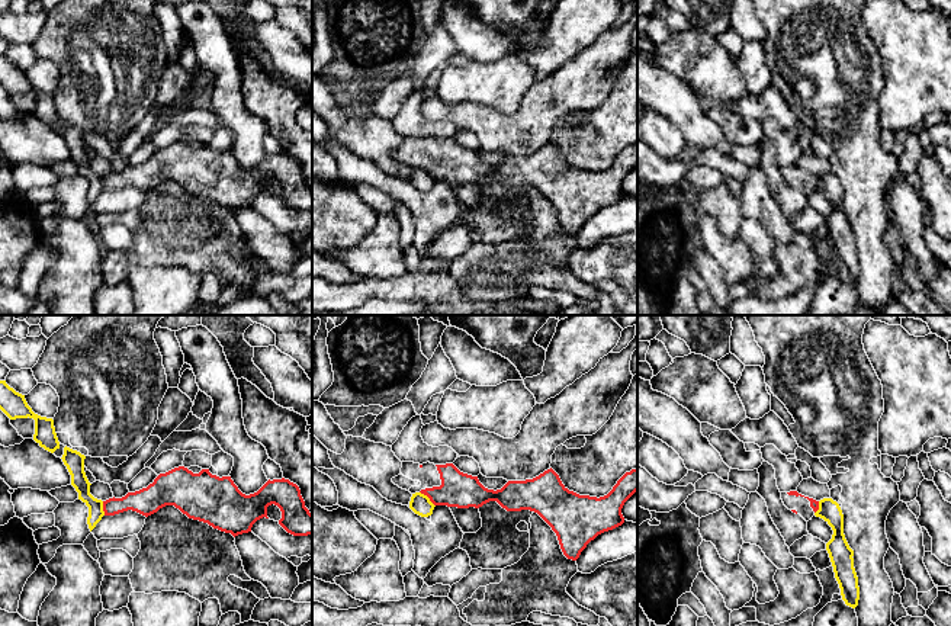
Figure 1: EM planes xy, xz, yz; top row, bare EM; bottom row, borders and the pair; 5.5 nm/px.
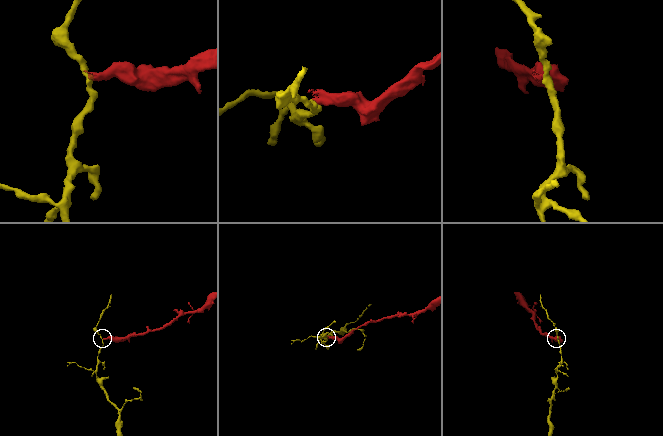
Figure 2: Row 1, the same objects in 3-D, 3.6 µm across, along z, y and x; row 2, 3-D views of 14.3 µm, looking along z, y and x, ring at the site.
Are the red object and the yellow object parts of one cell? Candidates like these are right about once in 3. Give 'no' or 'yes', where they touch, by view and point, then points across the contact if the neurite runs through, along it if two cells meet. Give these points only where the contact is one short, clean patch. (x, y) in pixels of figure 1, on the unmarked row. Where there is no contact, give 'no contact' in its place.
no | xz (429, 172) | along xz (420, 166), (434, 180)

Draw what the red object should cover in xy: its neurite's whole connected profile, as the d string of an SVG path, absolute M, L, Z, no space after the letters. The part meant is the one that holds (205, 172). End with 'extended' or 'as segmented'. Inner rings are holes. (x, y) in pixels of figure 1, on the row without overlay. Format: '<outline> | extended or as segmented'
M184 141L160 148L147 163L103 176L103 186L105 190L115 190L132 184L148 192L166 180L174 180L189 193L235 212L251 206L257 195L269 193L267 182L272 179L280 183L279 199L287 208L312 209L312 189L299 161L289 154L269 154L257 167L245 170L231 151L219 153L209 144L193 148Z | as segmented

